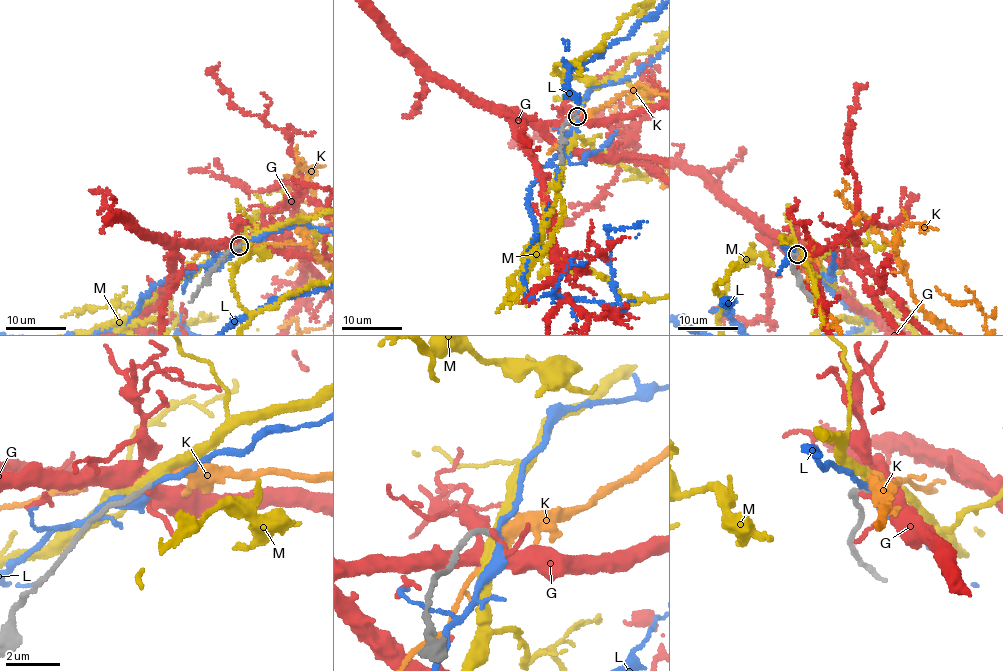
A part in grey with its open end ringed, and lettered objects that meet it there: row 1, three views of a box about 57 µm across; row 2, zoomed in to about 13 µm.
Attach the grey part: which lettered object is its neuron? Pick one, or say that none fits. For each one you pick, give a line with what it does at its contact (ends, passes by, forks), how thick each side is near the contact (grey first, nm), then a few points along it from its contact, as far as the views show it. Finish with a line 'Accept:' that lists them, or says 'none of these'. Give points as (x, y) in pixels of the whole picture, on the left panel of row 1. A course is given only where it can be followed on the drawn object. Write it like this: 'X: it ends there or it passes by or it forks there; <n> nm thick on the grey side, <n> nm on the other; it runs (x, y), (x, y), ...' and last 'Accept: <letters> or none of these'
K: it passes by; 190 nm thick on the grey side, 240 nm on the other
Accept: K

